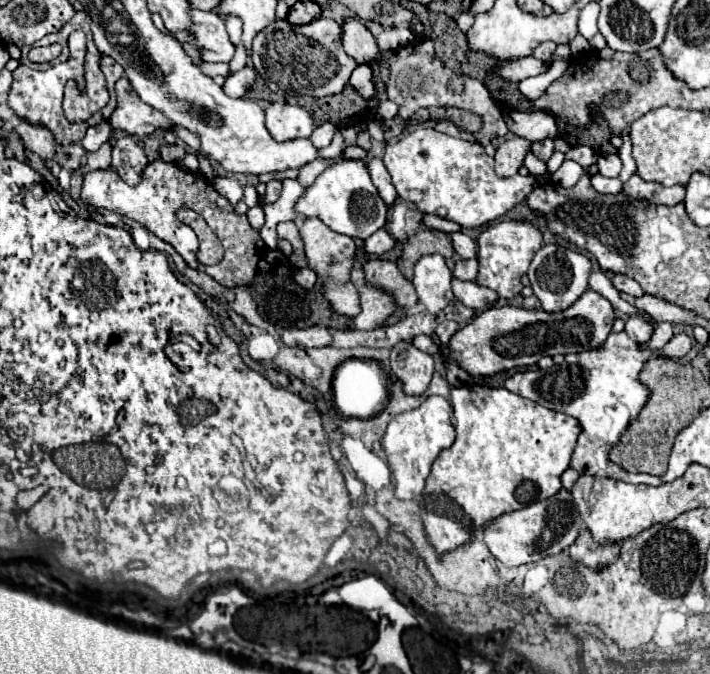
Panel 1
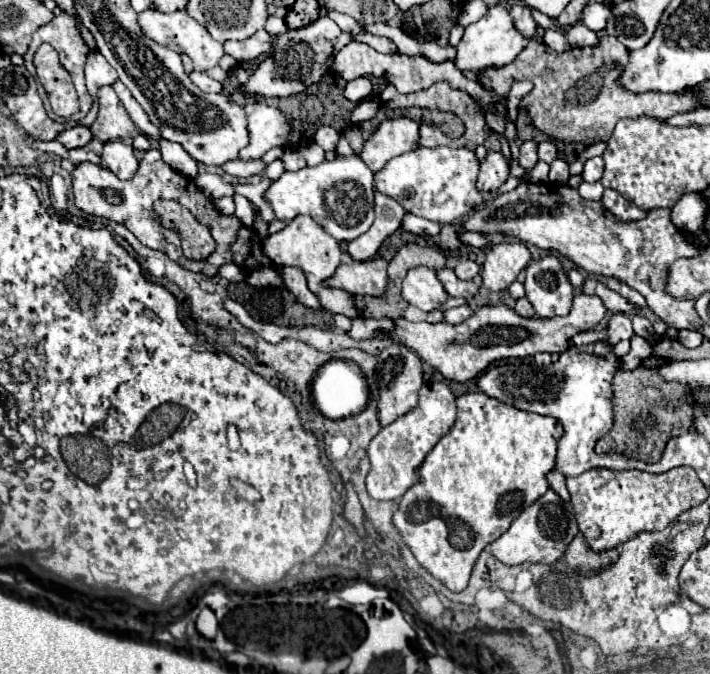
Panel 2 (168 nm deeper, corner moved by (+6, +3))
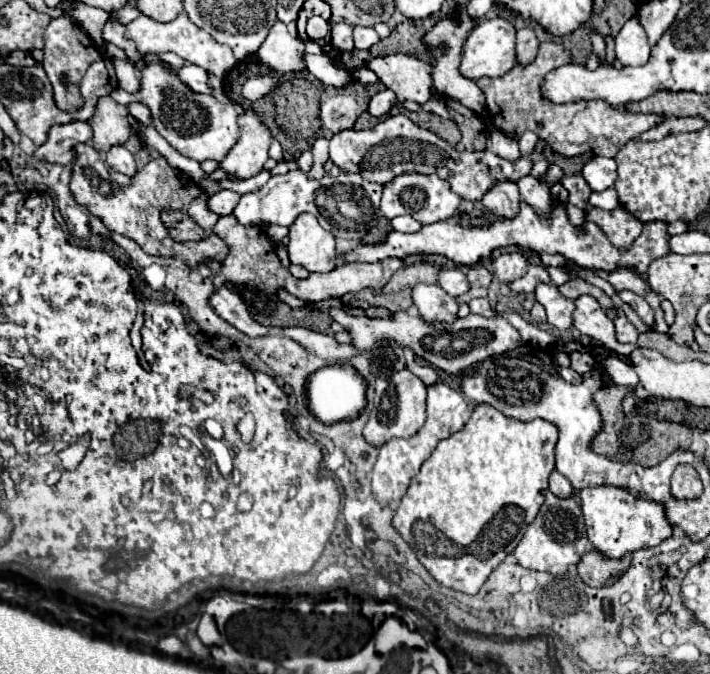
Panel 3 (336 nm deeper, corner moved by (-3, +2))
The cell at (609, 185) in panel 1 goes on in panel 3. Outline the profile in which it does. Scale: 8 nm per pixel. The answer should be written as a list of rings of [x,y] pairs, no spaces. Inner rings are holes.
[[[611,187],[611,189],[605,189],[605,191],[601,191],[601,193],[591,193],[589,205],[591,205],[591,207],[605,209],[605,211],[613,211],[613,209],[617,209],[617,205],[619,205],[617,191]]]

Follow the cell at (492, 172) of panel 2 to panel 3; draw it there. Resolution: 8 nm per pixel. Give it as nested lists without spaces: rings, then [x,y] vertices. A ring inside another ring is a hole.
[[[501,181],[483,197],[481,203],[489,213],[493,213],[501,219],[513,219],[519,213],[521,195],[519,195],[519,189],[515,183]]]

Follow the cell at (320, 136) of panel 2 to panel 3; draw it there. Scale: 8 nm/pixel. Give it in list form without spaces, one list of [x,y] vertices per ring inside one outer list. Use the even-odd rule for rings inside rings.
[[[395,115],[369,129],[347,129],[335,133],[329,141],[329,159],[341,169],[341,173],[361,173],[367,181],[387,185],[401,173],[437,173],[443,181],[449,181],[453,193],[465,201],[481,201],[481,197],[497,185],[497,181],[519,181],[529,175],[531,161],[521,157],[519,161],[507,161],[491,151],[455,151],[447,141],[439,139],[427,129],[419,129],[409,117]]]

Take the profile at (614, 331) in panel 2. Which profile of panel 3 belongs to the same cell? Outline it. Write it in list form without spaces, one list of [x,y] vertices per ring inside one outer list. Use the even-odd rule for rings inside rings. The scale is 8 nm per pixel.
[[[619,307],[607,309],[607,317],[613,319],[613,323],[615,323],[619,343],[635,343],[637,341],[637,329],[629,323],[629,319],[625,317],[625,313]]]

